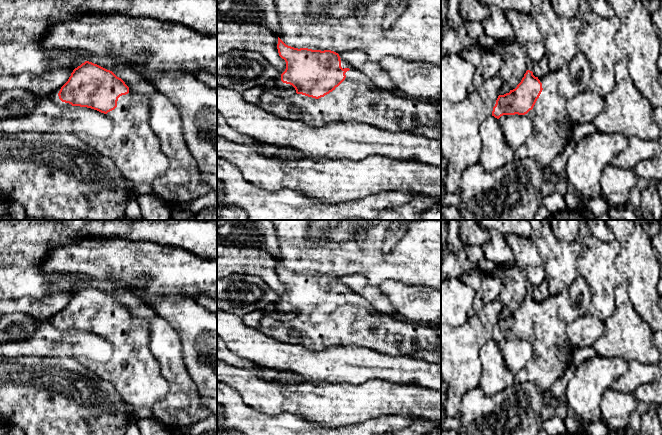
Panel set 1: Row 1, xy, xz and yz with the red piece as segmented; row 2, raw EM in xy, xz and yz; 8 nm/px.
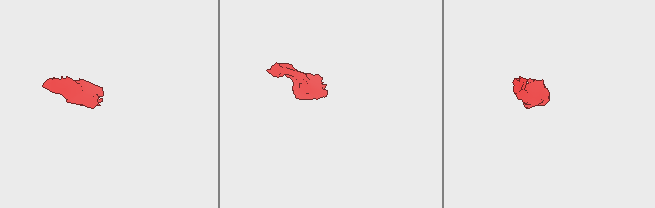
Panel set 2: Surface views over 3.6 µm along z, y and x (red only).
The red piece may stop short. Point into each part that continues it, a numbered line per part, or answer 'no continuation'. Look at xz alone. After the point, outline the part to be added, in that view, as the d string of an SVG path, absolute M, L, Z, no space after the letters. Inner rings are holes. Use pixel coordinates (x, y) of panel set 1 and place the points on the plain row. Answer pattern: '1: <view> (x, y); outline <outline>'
1: xz (356, 323); outline M341 284L341 291L349 292L345 304L332 316L315 323L302 318L278 320L263 317L259 331L275 341L301 345L310 351L322 351L332 346L359 345L391 356L409 356L417 350L441 350L436 330L416 323L403 322L376 311L363 297Z

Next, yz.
1: yz (552, 353); outline M580 275L571 286L555 296L538 302L542 307L543 314L533 333L524 339L531 344L533 354L526 366L514 375L515 382L531 382L537 386L540 392L547 394L553 383L564 373L572 361L574 349L566 335L567 325L576 318L587 314L590 302L590 288L586 280Z

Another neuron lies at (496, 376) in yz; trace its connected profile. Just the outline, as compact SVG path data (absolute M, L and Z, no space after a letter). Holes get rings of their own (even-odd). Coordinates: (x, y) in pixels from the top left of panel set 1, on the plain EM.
M490 340L480 351L482 375L479 387L487 395L494 395L514 385L514 374L506 366L502 350L497 342Z

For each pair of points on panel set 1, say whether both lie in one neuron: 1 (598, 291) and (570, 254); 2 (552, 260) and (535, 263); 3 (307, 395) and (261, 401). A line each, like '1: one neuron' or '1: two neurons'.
1: two neurons
2: two neurons
3: one neuron

